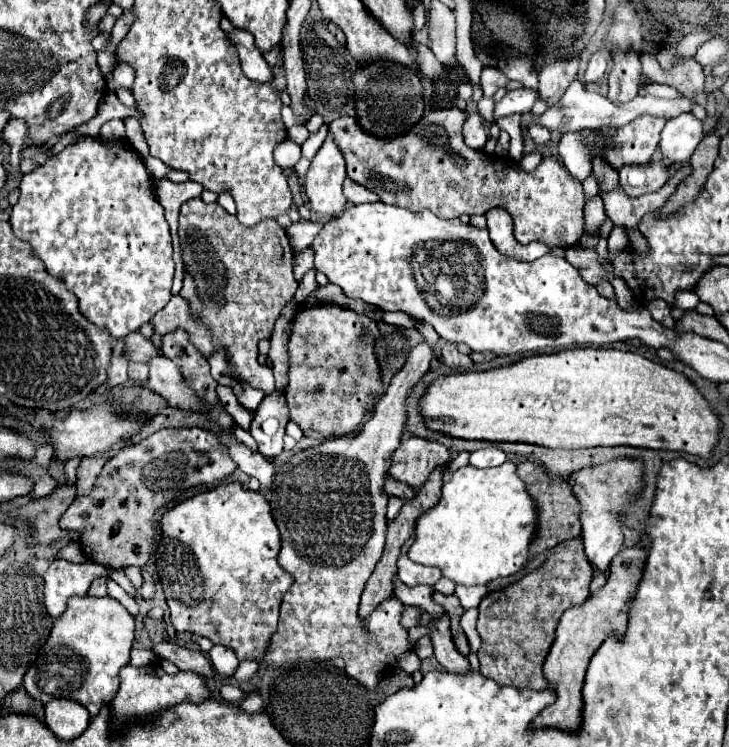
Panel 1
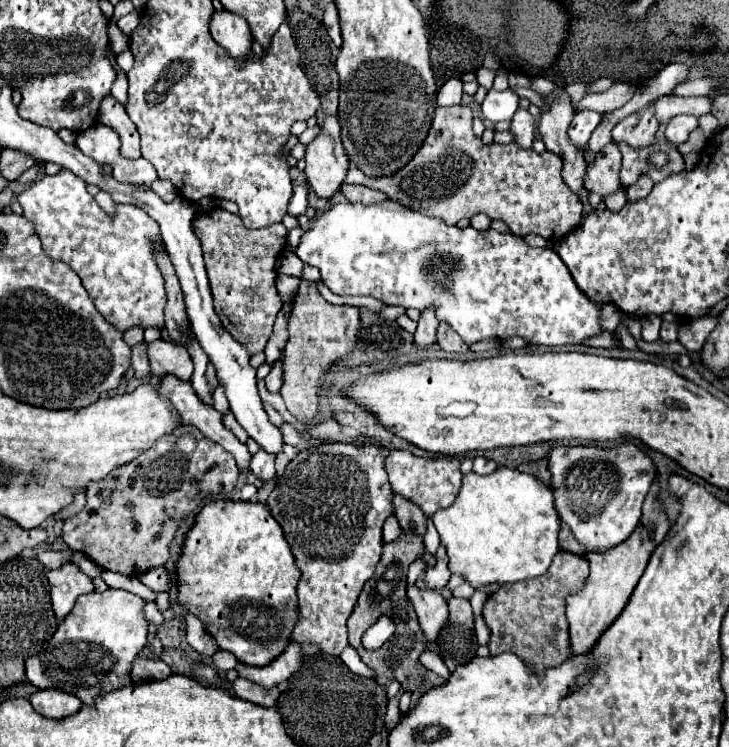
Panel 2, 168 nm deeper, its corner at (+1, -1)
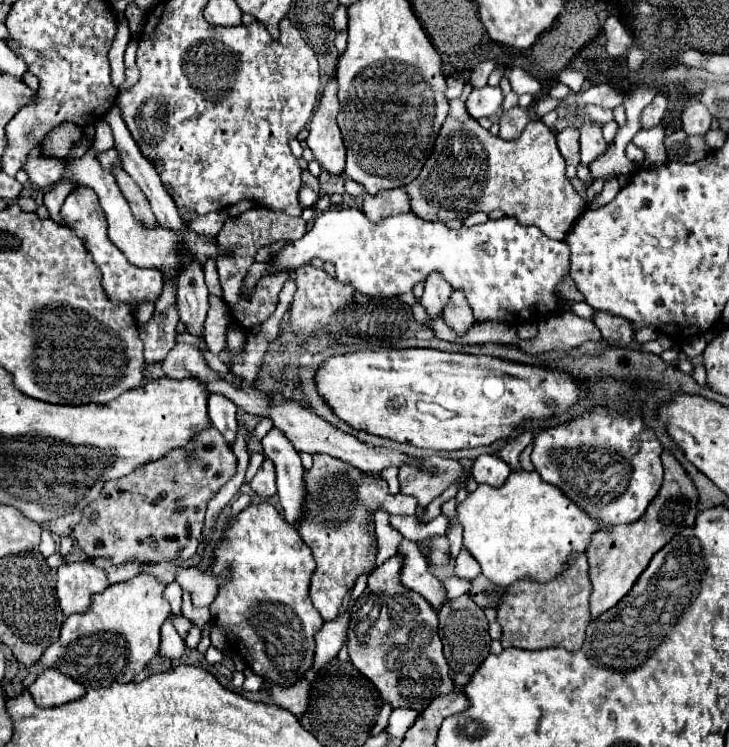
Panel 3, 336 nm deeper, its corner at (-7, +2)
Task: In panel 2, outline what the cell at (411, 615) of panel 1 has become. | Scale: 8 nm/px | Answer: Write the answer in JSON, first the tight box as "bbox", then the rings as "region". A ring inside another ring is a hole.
{"bbox":[348,534,426,694],"region":[[[402,534],[398,540],[384,544],[384,552],[382,552],[382,558],[376,566],[376,572],[364,584],[362,594],[358,596],[358,602],[356,602],[356,606],[348,618],[348,644],[352,648],[356,648],[362,662],[368,668],[372,668],[376,682],[388,684],[390,680],[398,680],[400,686],[410,694],[418,692],[418,688],[424,682],[426,666],[420,662],[420,654],[426,650],[426,636],[424,636],[422,628],[418,626],[416,612],[414,612],[408,596],[406,596],[406,574],[408,574],[408,566],[414,560],[422,558],[422,554],[424,554],[424,544],[422,544],[422,538],[418,534]],[[380,616],[392,618],[396,624],[396,632],[380,650],[368,652],[362,648],[360,638]]]}

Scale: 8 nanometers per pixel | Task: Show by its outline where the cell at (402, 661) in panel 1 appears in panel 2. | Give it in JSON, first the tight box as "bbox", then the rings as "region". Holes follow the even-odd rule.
{"bbox":[339,646,375,679],"region":[[[351,646],[346,647],[340,654],[339,658],[354,674],[375,679],[372,669],[368,668],[368,666],[362,662],[360,656],[356,652],[356,649],[352,648]]]}

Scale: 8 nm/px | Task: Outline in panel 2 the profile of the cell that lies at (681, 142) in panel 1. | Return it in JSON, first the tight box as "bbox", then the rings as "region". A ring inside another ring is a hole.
{"bbox":[666,114,698,146],"region":[[[690,114],[674,116],[666,126],[666,136],[674,146],[678,146],[678,144],[688,140],[688,136],[694,128],[698,128],[698,118],[696,116],[690,116]]]}

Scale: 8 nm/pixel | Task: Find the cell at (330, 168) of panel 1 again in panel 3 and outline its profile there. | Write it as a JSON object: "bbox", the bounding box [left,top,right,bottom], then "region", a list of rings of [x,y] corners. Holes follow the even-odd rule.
{"bbox":[308,81,346,175],"region":[[[330,81],[326,85],[320,105],[310,121],[310,135],[308,135],[308,147],[314,153],[314,159],[322,165],[324,171],[330,175],[344,175],[346,165],[346,149],[342,143],[340,129],[336,125],[336,115],[340,109],[340,103],[336,99],[338,83]]]}

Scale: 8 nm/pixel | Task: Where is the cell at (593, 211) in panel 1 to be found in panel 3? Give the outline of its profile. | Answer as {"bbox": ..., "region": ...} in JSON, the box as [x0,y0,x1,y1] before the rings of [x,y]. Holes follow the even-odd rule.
{"bbox":[556,127,580,175],"region":[[[566,127],[556,135],[558,149],[566,159],[566,175],[576,175],[580,165],[580,147],[578,147],[578,127]]]}

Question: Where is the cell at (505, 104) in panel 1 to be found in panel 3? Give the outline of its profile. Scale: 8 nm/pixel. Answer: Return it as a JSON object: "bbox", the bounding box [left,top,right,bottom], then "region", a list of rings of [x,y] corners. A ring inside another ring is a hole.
{"bbox":[466,85,504,119],"region":[[[486,85],[486,87],[474,89],[470,93],[470,97],[466,99],[466,107],[474,119],[480,119],[480,117],[496,115],[502,109],[502,101],[504,101],[502,89]]]}

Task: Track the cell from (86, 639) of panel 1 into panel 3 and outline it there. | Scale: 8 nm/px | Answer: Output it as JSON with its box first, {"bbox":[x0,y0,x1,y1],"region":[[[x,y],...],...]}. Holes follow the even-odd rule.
{"bbox":[24,573,170,689],"region":[[[140,573],[128,581],[108,585],[106,591],[92,597],[92,605],[86,613],[70,615],[60,639],[50,645],[40,661],[28,669],[24,681],[32,685],[46,667],[56,667],[60,673],[72,677],[86,689],[110,687],[110,683],[130,683],[160,649],[160,625],[170,617],[170,605],[162,597],[164,583],[158,583],[152,575]]]}

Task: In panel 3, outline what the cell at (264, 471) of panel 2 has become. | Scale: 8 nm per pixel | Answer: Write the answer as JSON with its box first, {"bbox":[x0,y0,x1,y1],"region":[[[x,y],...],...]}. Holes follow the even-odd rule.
{"bbox":[252,459,276,497],"region":[[[266,459],[264,463],[262,463],[262,467],[258,469],[258,473],[254,475],[254,479],[252,479],[252,491],[254,493],[258,493],[258,495],[262,495],[262,497],[270,497],[270,495],[274,495],[276,493],[276,489],[274,489],[274,477],[276,477],[276,473],[274,473],[274,463],[270,461],[270,459]]]}

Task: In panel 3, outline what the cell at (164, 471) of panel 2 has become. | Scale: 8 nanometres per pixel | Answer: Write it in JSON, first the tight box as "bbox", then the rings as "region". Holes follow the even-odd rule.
{"bbox":[72,425,236,565],"region":[[[212,425],[194,435],[182,449],[134,469],[130,475],[108,481],[74,527],[72,535],[88,557],[104,557],[112,565],[142,561],[160,563],[190,559],[204,527],[208,501],[236,475],[236,455]]]}

